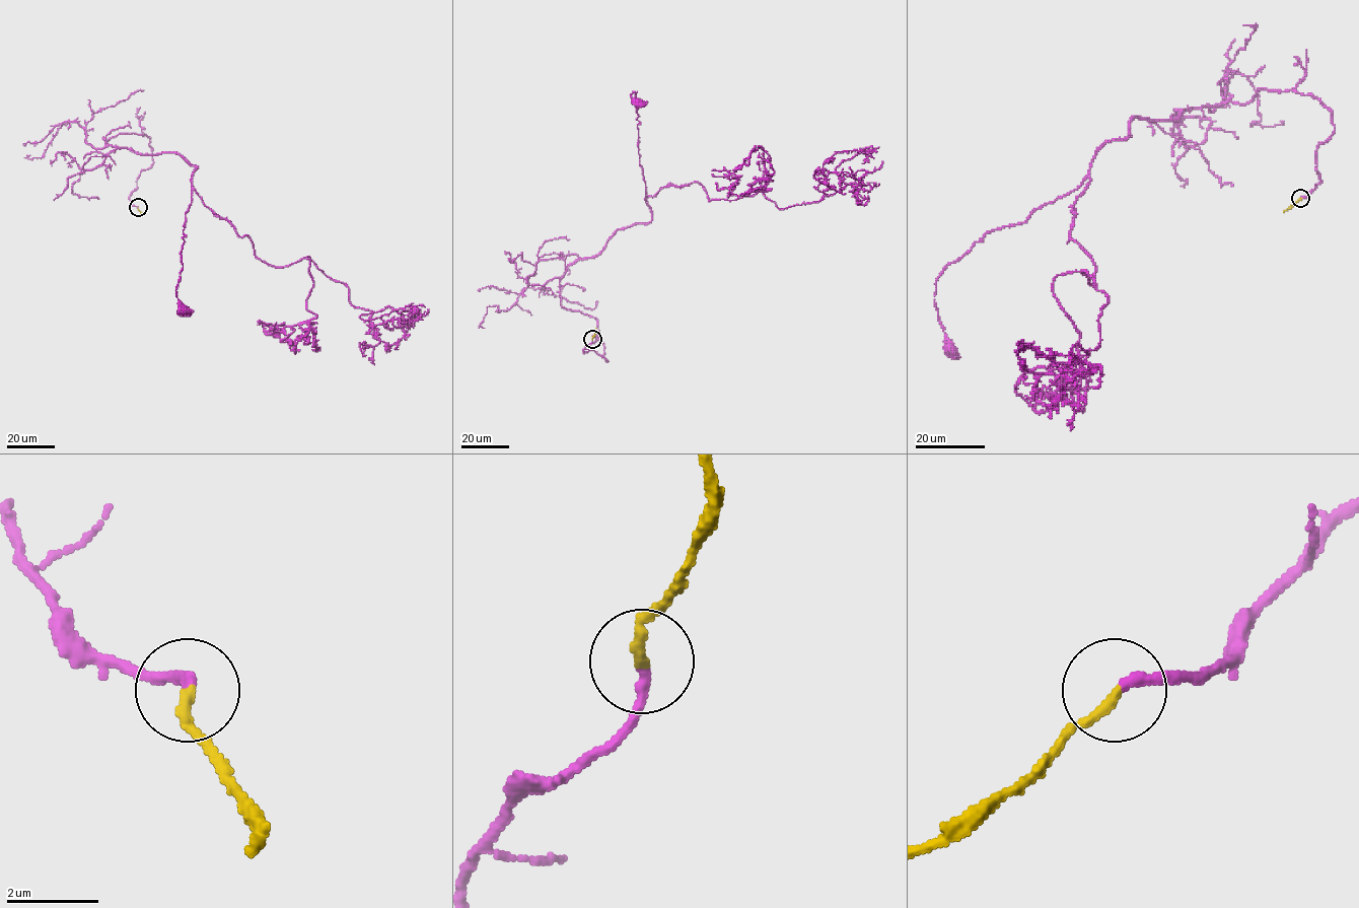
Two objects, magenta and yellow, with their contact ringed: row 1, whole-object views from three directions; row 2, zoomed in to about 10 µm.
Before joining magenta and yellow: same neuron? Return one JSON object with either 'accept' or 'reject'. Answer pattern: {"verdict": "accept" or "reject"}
{"verdict": "accept"}

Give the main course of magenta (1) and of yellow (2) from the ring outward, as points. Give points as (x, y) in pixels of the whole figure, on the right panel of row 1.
1: (1300, 198), (1334, 130), (1309, 94), (1259, 88), (1135, 117), (1077, 189), (944, 268), (935, 305), (953, 349)
2: (1300, 198), (1283, 211)

